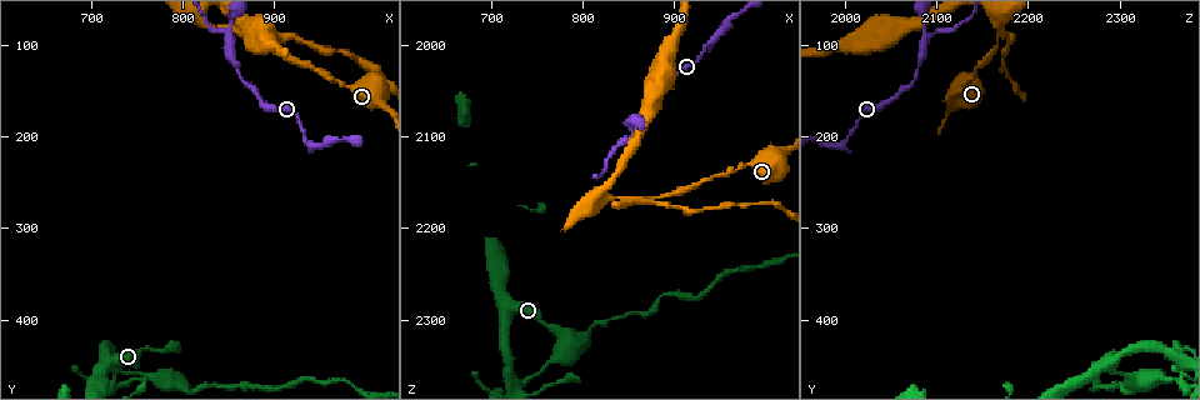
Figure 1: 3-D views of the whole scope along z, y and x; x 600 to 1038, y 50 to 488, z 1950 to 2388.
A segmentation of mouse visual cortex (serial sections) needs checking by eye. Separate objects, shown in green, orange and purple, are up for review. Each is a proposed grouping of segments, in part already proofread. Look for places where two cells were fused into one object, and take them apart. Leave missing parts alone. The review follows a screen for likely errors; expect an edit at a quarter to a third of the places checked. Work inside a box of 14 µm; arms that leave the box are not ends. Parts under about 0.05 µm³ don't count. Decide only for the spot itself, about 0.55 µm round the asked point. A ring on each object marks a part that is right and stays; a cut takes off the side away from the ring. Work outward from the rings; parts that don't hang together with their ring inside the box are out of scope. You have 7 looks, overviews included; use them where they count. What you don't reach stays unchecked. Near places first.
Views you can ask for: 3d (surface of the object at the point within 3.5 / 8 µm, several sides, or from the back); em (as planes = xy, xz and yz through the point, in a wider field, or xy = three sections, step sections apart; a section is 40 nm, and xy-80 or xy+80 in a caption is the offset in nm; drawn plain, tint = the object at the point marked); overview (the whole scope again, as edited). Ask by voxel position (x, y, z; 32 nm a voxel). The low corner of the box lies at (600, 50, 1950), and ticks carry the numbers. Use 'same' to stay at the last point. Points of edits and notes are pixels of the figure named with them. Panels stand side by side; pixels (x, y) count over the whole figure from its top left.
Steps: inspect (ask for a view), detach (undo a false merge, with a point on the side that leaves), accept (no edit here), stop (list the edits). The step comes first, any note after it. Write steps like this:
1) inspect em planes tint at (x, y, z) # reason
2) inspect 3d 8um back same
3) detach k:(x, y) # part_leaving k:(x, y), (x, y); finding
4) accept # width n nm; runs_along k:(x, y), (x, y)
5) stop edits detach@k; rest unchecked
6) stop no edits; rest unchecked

inspect 3d 3.5um back at (855, 90, 2090) # thin neck

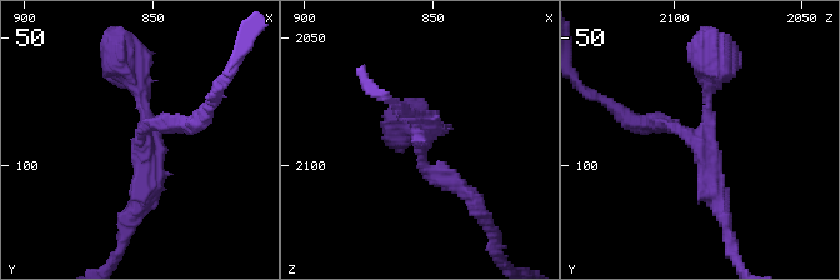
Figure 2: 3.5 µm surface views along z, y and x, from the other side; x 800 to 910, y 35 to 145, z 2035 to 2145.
inspect em xy step 3 tint at (854, 94, 2089) # arms 3; arm_widths 150, 200, 250 nm; shape alone is not enough

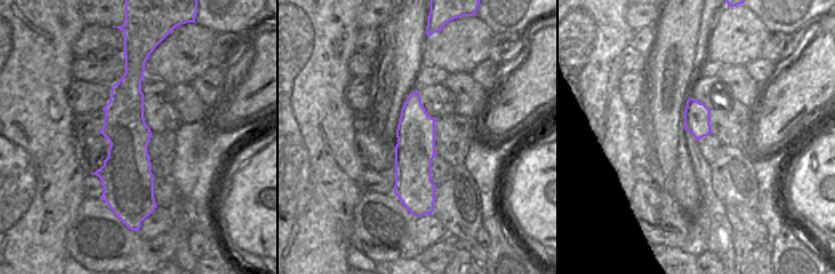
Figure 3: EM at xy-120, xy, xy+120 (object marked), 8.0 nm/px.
accept # width 320 nm; runs_along 3:(130, 73), (129, 179), (145, 200); all the same cell

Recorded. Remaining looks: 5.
inspect 3d 3.5um at (865, 95, 2165) # four-way junction

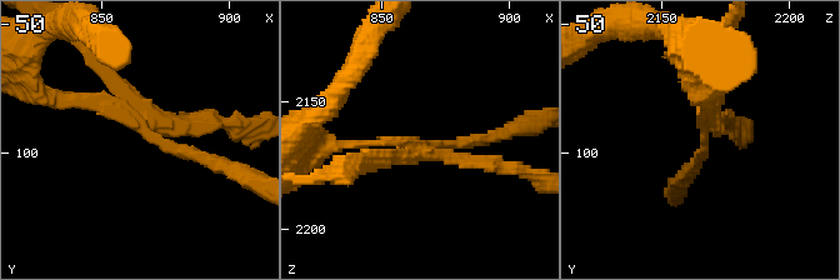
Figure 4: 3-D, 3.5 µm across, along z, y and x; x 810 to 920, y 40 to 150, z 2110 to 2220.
inspect em xy step 3 tint at (869, 93, 2167) # arms 4; arm_widths 150, 150, 150, 200 nm

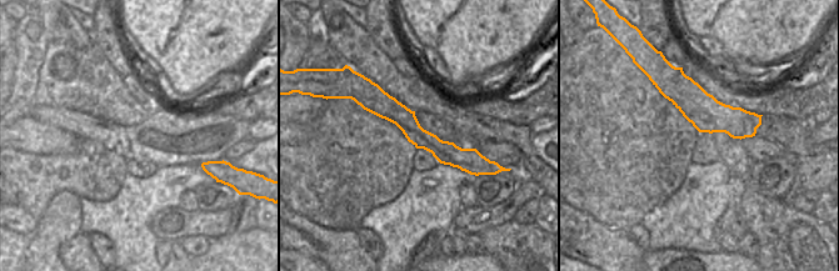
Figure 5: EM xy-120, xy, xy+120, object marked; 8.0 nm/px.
inspect em planes tint same

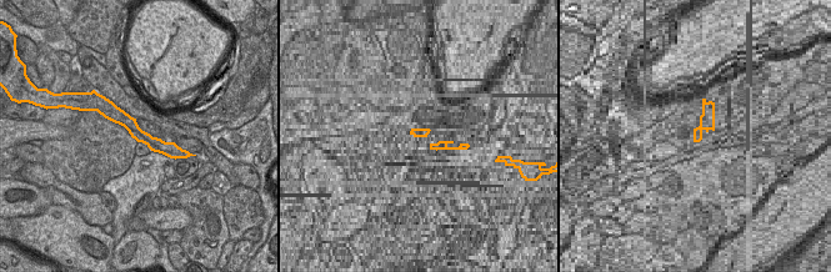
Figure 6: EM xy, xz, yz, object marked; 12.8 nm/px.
detach 4:(198, 130) # part_leaving 4:(150, 126), (208, 119), (261, 126); two cells meet here

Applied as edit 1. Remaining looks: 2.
stop edits detach@4; rest unchecked

